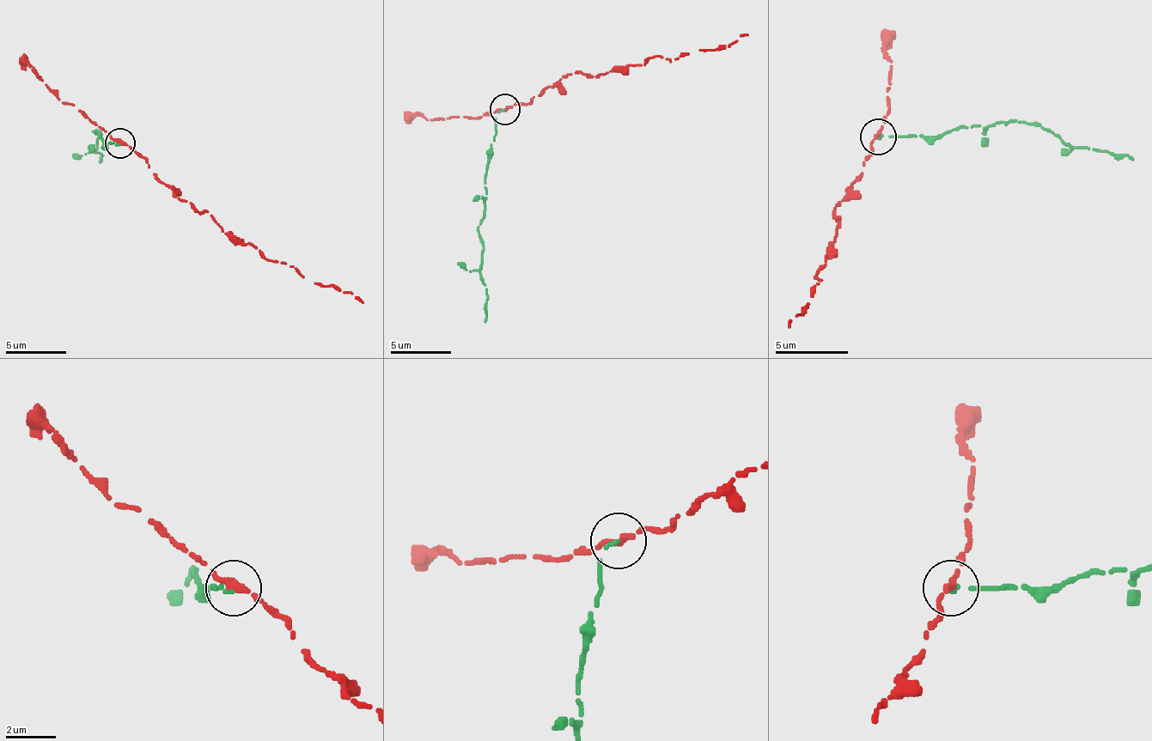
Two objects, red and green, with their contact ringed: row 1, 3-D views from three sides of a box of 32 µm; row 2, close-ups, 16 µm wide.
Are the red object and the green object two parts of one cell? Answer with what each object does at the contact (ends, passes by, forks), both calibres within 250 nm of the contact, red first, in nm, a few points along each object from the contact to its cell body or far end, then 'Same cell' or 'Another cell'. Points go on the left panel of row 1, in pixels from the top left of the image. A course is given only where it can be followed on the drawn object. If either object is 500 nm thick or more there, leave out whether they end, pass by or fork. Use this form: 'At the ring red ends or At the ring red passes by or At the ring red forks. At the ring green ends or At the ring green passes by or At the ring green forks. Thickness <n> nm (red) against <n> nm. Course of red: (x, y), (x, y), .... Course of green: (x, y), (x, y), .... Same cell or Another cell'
At the ring red ends. At the ring green ends. Thickness 400 nm (red) against 140 nm. Course of red: (120, 142), (181, 200), (209, 212), (224, 231), (270, 261), (363, 304). Course of green: (120, 145), (106, 142), (99, 130), (93, 130), (99, 136), (96, 152), (102, 154), (99, 164). Another cell

